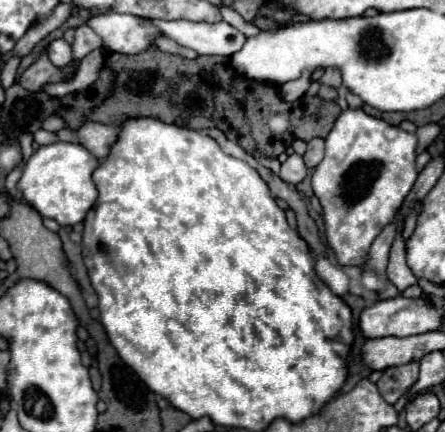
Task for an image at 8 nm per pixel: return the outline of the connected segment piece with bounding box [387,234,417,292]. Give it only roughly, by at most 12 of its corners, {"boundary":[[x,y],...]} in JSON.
{"boundary":[[401,234],[391,246],[387,278],[403,292],[417,282]]}

